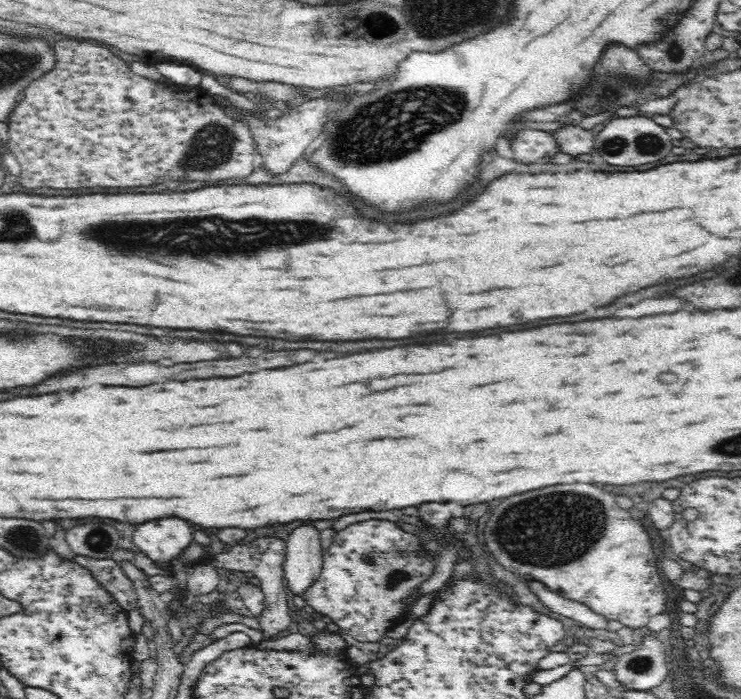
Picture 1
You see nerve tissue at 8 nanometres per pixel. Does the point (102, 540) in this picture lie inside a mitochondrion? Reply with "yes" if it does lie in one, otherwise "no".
yes

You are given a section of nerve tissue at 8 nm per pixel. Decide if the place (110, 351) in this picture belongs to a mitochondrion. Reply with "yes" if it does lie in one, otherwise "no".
no

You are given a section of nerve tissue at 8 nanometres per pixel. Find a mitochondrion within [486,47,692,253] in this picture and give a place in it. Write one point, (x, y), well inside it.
(646, 144)

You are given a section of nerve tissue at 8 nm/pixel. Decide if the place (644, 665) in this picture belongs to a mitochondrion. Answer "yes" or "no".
yes

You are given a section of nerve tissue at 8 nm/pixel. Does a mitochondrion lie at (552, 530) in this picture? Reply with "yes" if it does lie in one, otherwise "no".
yes

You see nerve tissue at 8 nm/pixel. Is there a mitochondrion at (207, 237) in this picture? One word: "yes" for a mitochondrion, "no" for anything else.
yes

